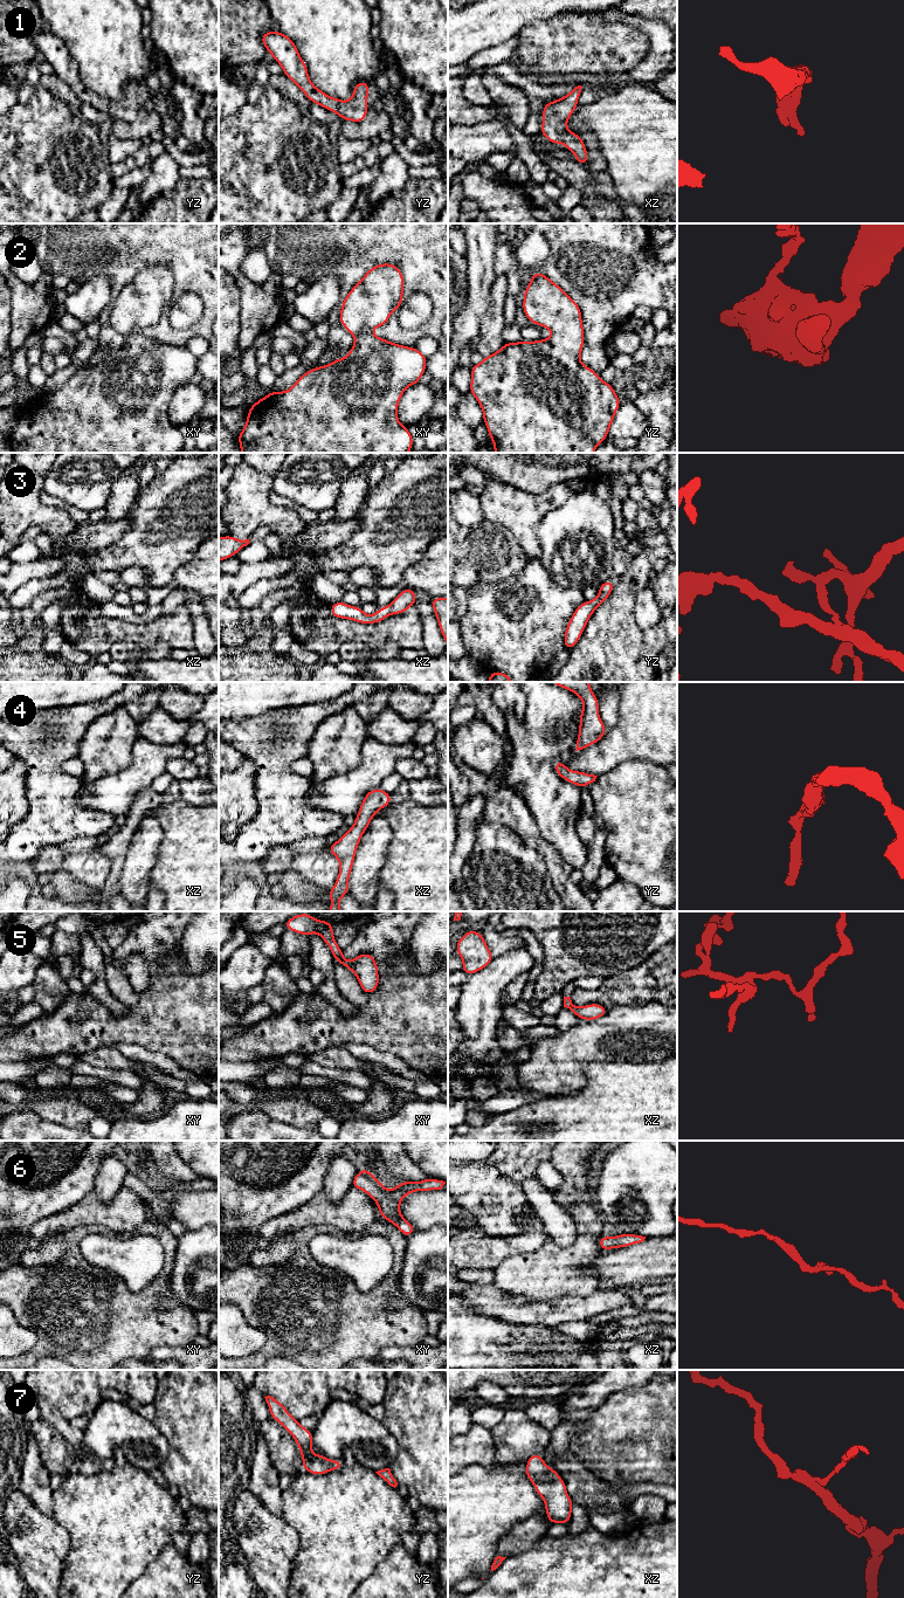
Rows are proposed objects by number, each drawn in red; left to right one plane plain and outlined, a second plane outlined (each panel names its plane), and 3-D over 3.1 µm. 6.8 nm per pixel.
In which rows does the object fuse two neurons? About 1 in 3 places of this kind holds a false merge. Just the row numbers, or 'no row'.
3, 5

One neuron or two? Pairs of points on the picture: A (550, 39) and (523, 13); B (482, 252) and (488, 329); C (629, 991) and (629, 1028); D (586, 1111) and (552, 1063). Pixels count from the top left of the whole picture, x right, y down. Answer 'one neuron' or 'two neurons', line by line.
A: two neurons
B: two neurons
C: two neurons
D: two neurons

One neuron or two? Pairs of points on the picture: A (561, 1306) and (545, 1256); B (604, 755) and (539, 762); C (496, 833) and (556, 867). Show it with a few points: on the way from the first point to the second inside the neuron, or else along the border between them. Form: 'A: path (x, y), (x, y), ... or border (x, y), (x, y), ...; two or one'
A: border (586, 1295), (532, 1301); two
B: border (575, 751), (563, 760); two
C: border (532, 848), (542, 859), (546, 874), (553, 886); two

